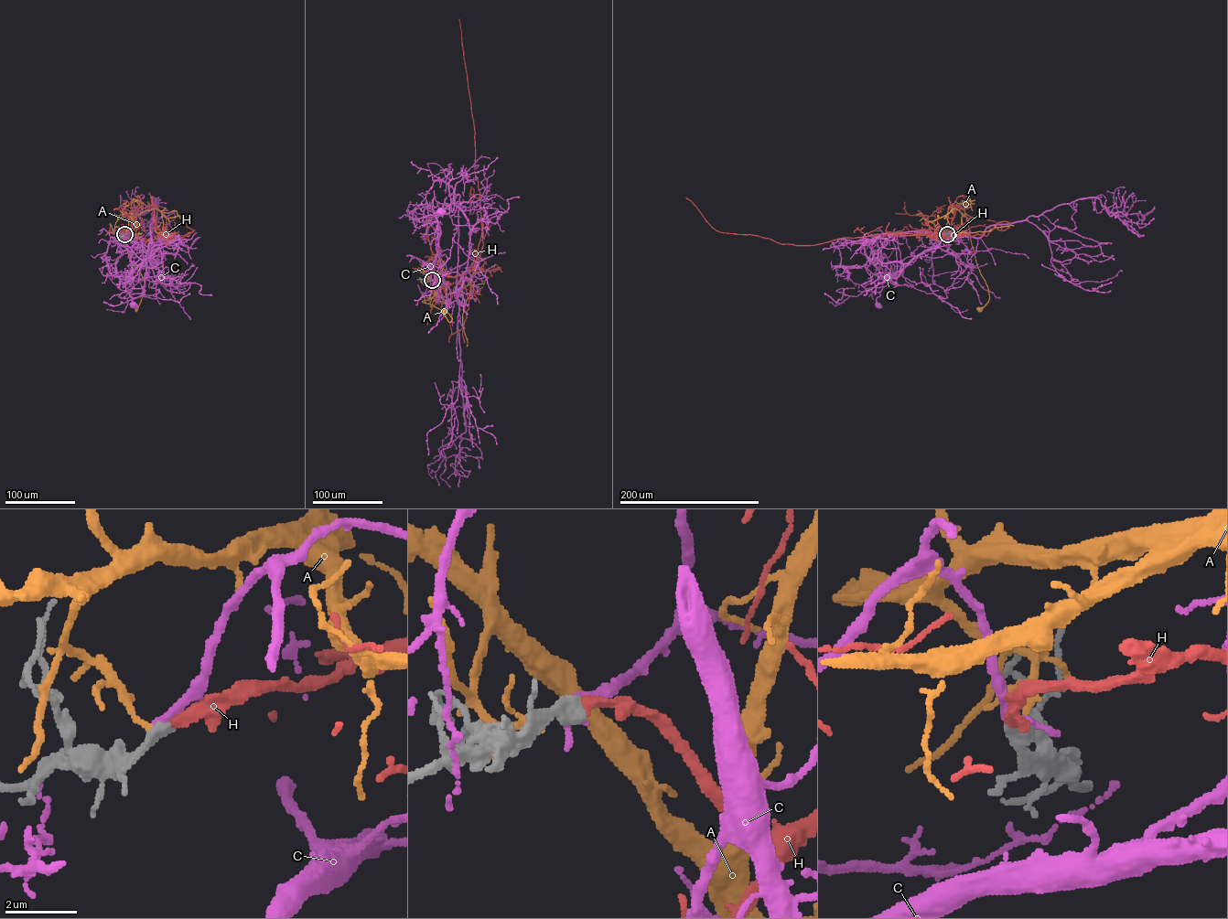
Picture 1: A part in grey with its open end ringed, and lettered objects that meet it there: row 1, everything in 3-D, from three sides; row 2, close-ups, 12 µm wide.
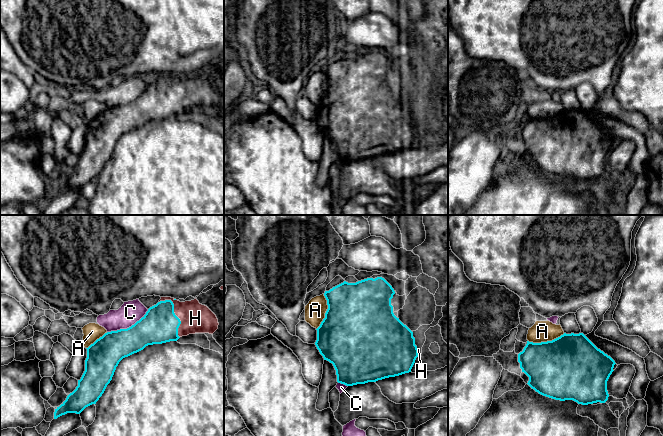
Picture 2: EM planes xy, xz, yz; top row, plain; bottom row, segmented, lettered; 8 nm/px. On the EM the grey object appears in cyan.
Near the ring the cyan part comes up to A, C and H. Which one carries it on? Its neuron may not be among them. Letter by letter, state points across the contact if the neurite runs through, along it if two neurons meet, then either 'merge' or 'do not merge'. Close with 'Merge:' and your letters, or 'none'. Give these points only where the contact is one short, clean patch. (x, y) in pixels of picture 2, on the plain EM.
A: along yz (564, 109), (551, 116), (540, 118), (528, 117) | do not merge
C: do not merge
H: merge
Merge: H

